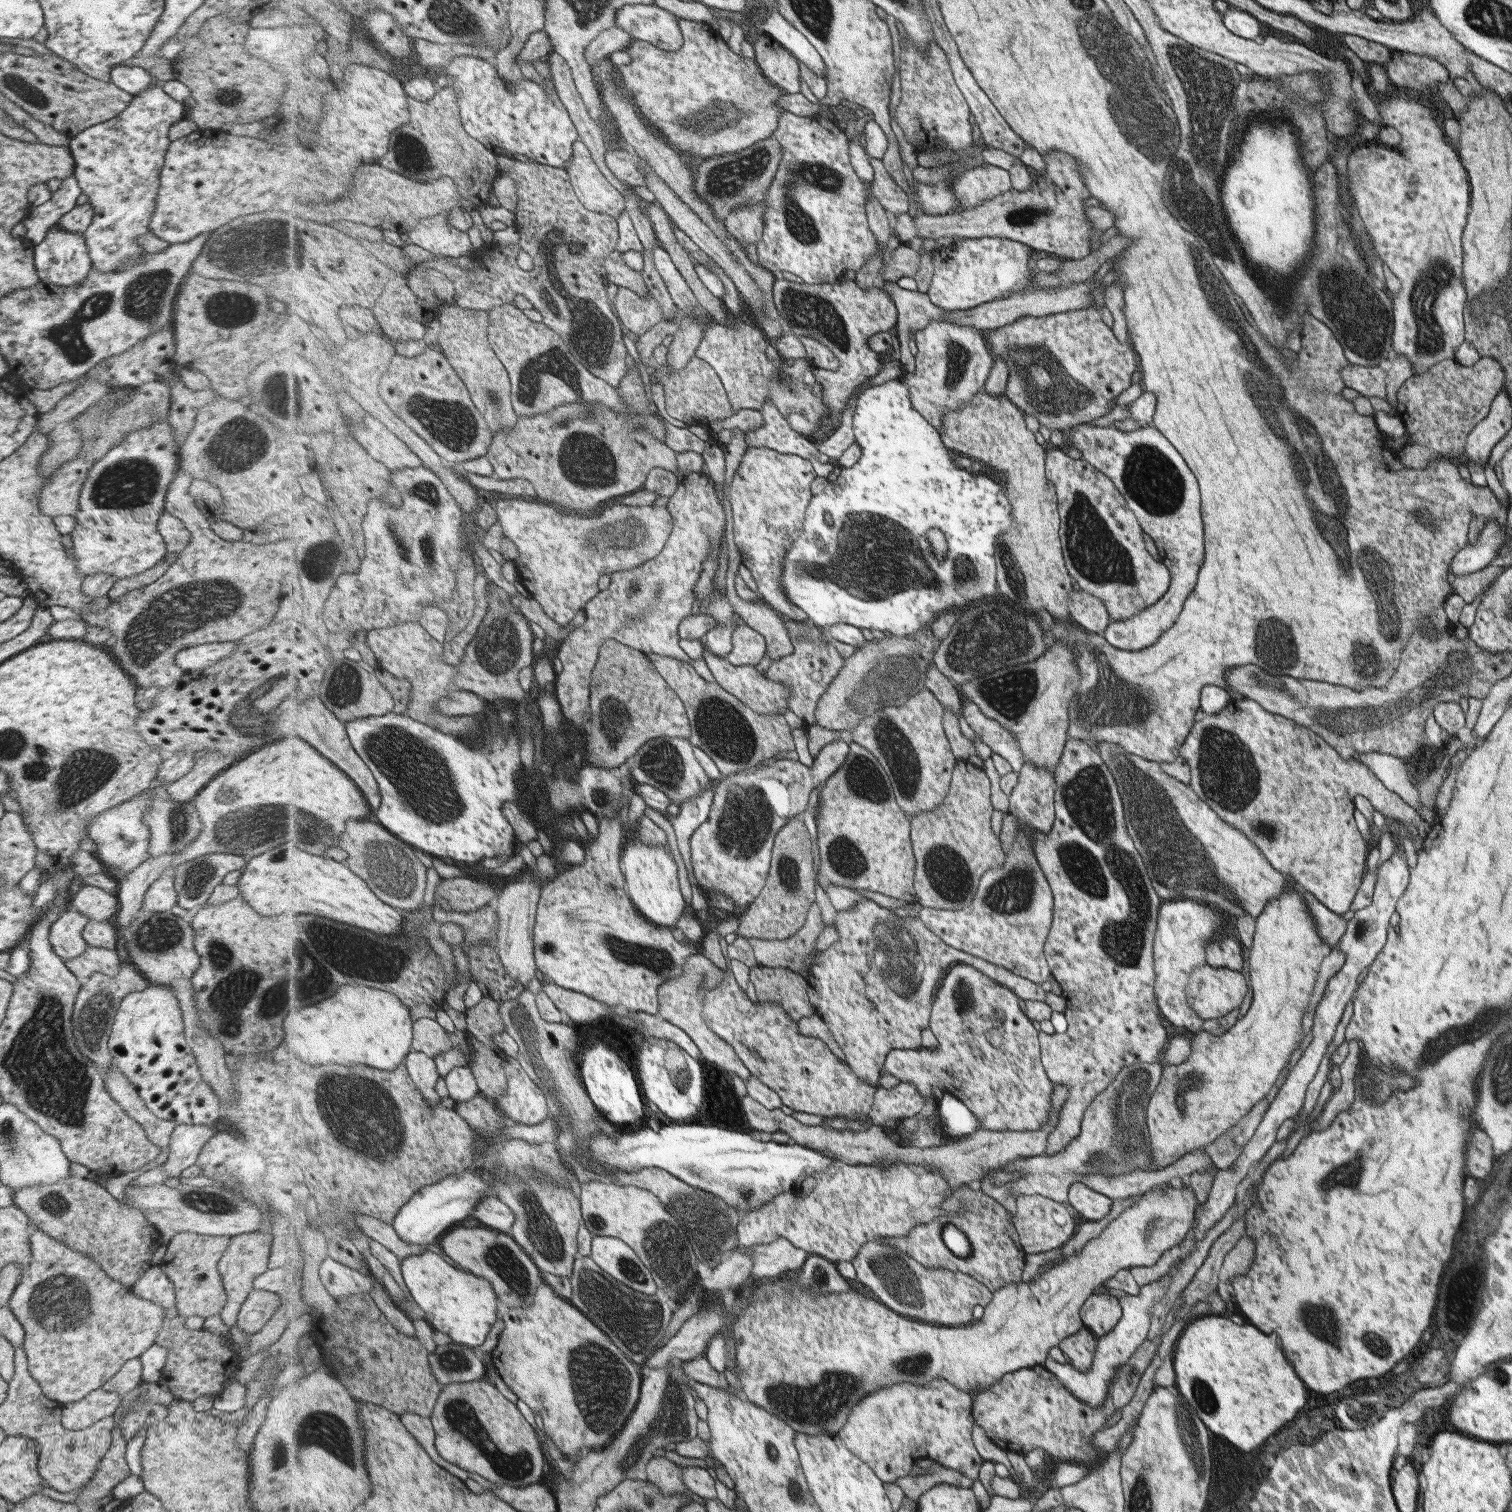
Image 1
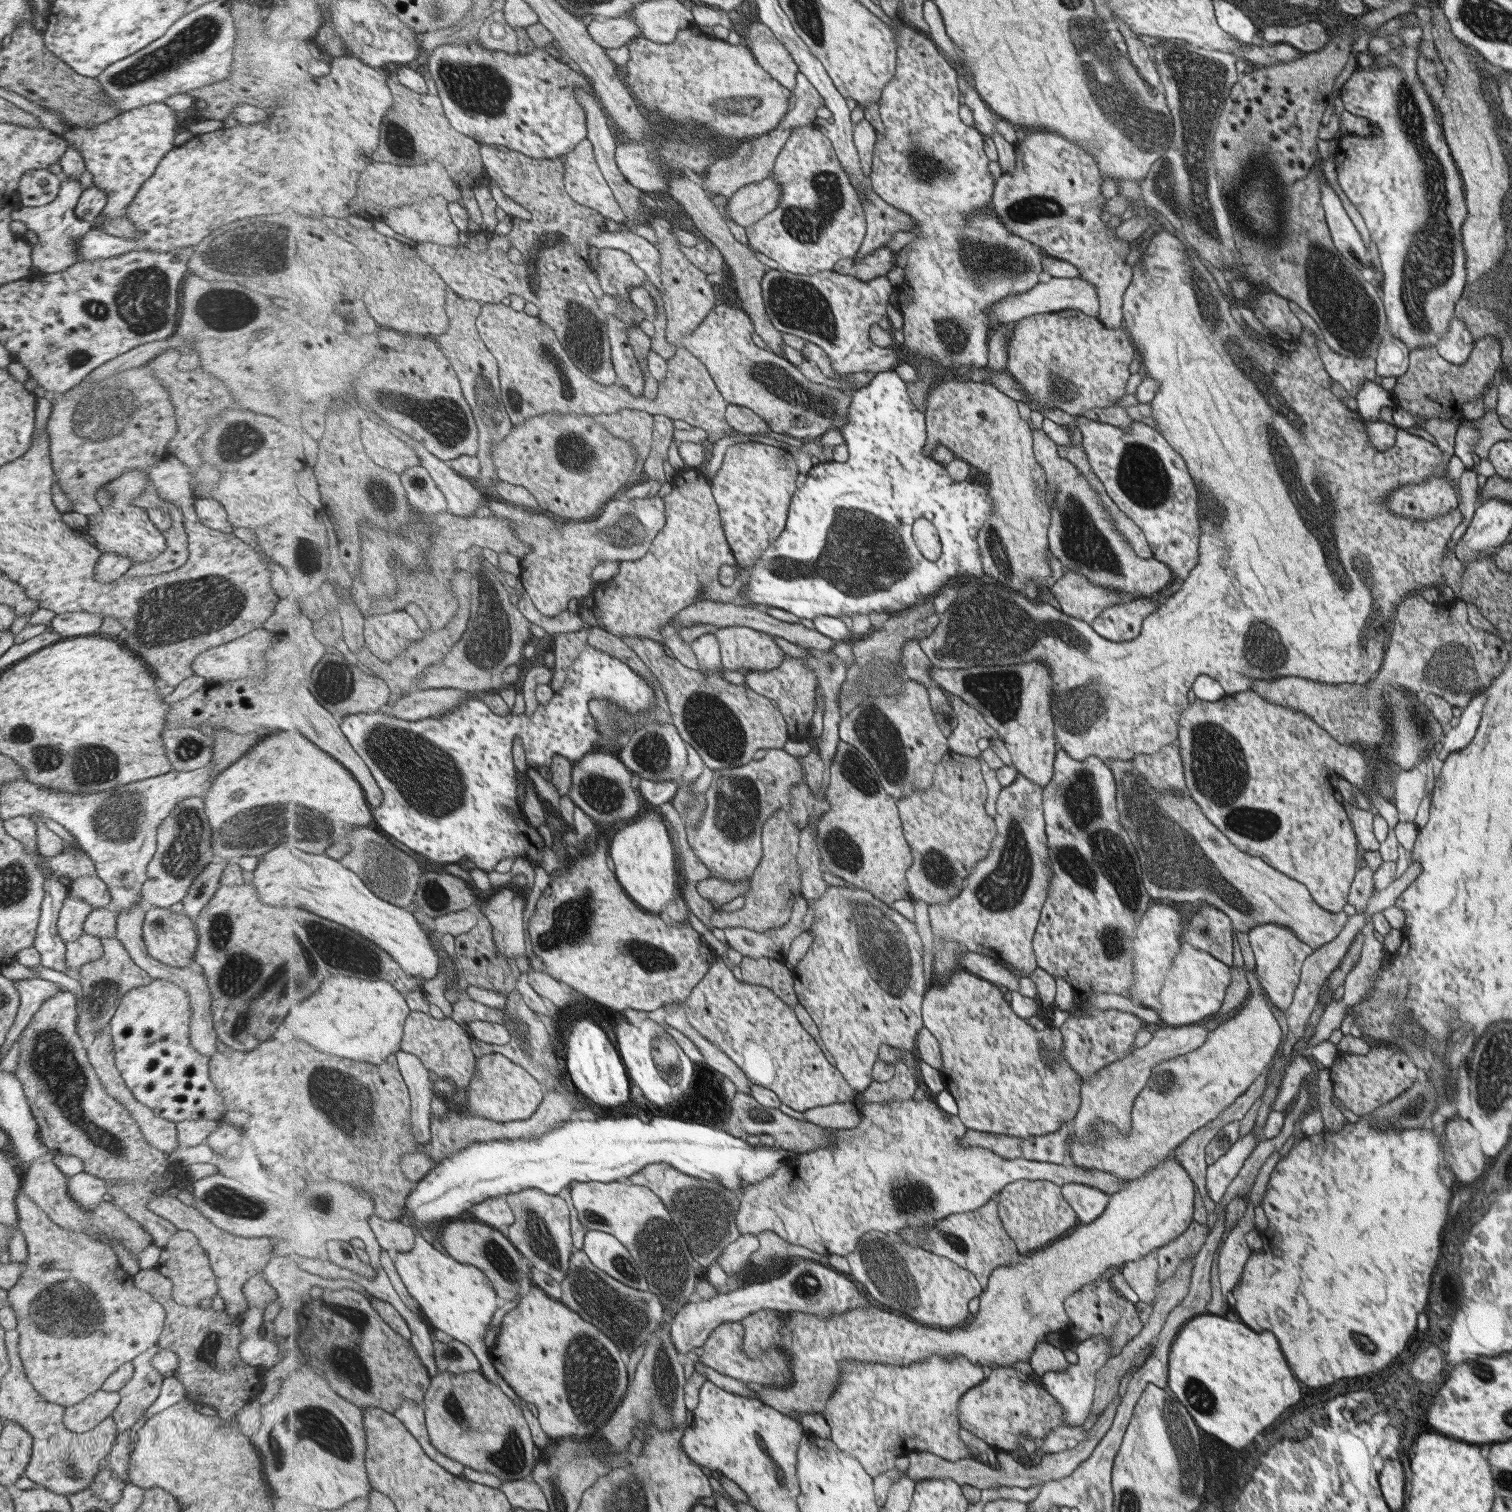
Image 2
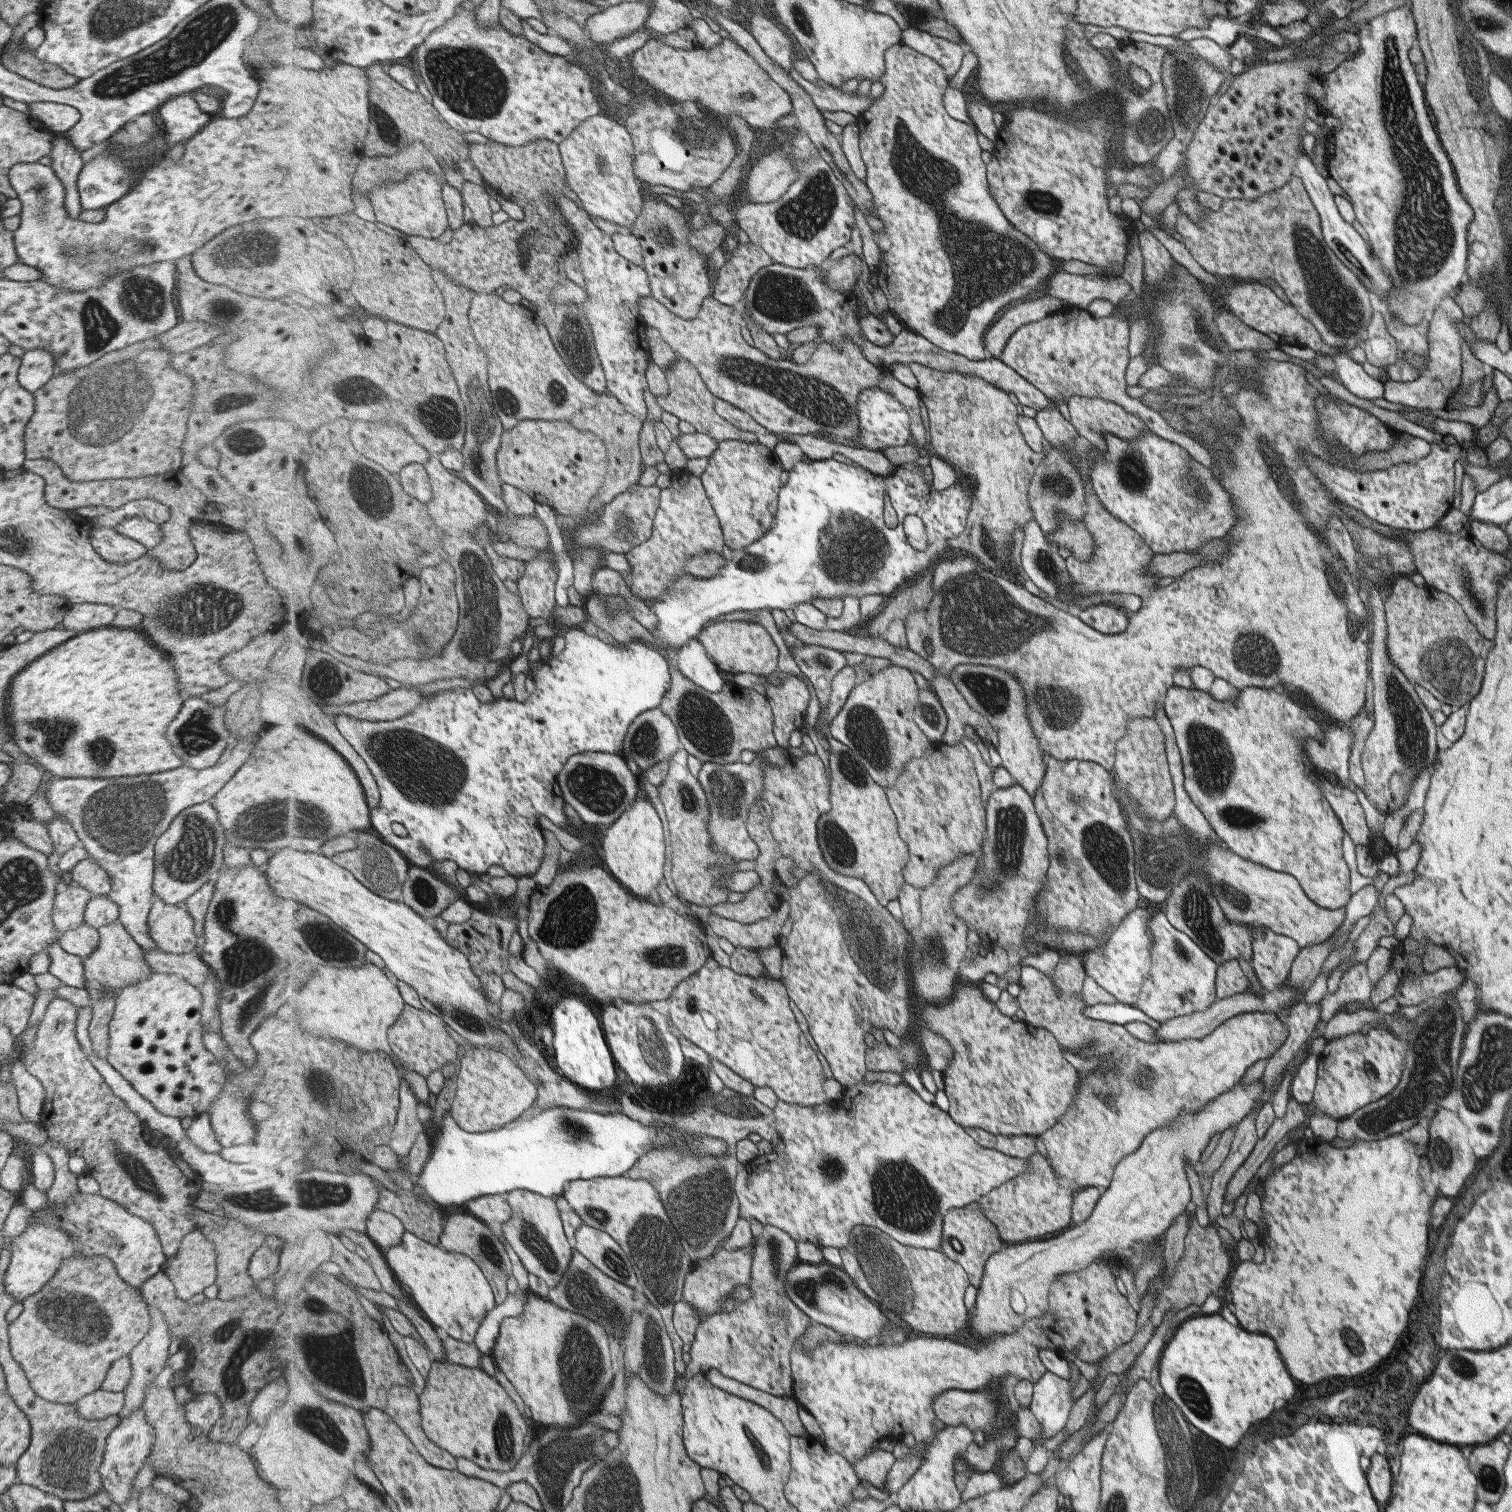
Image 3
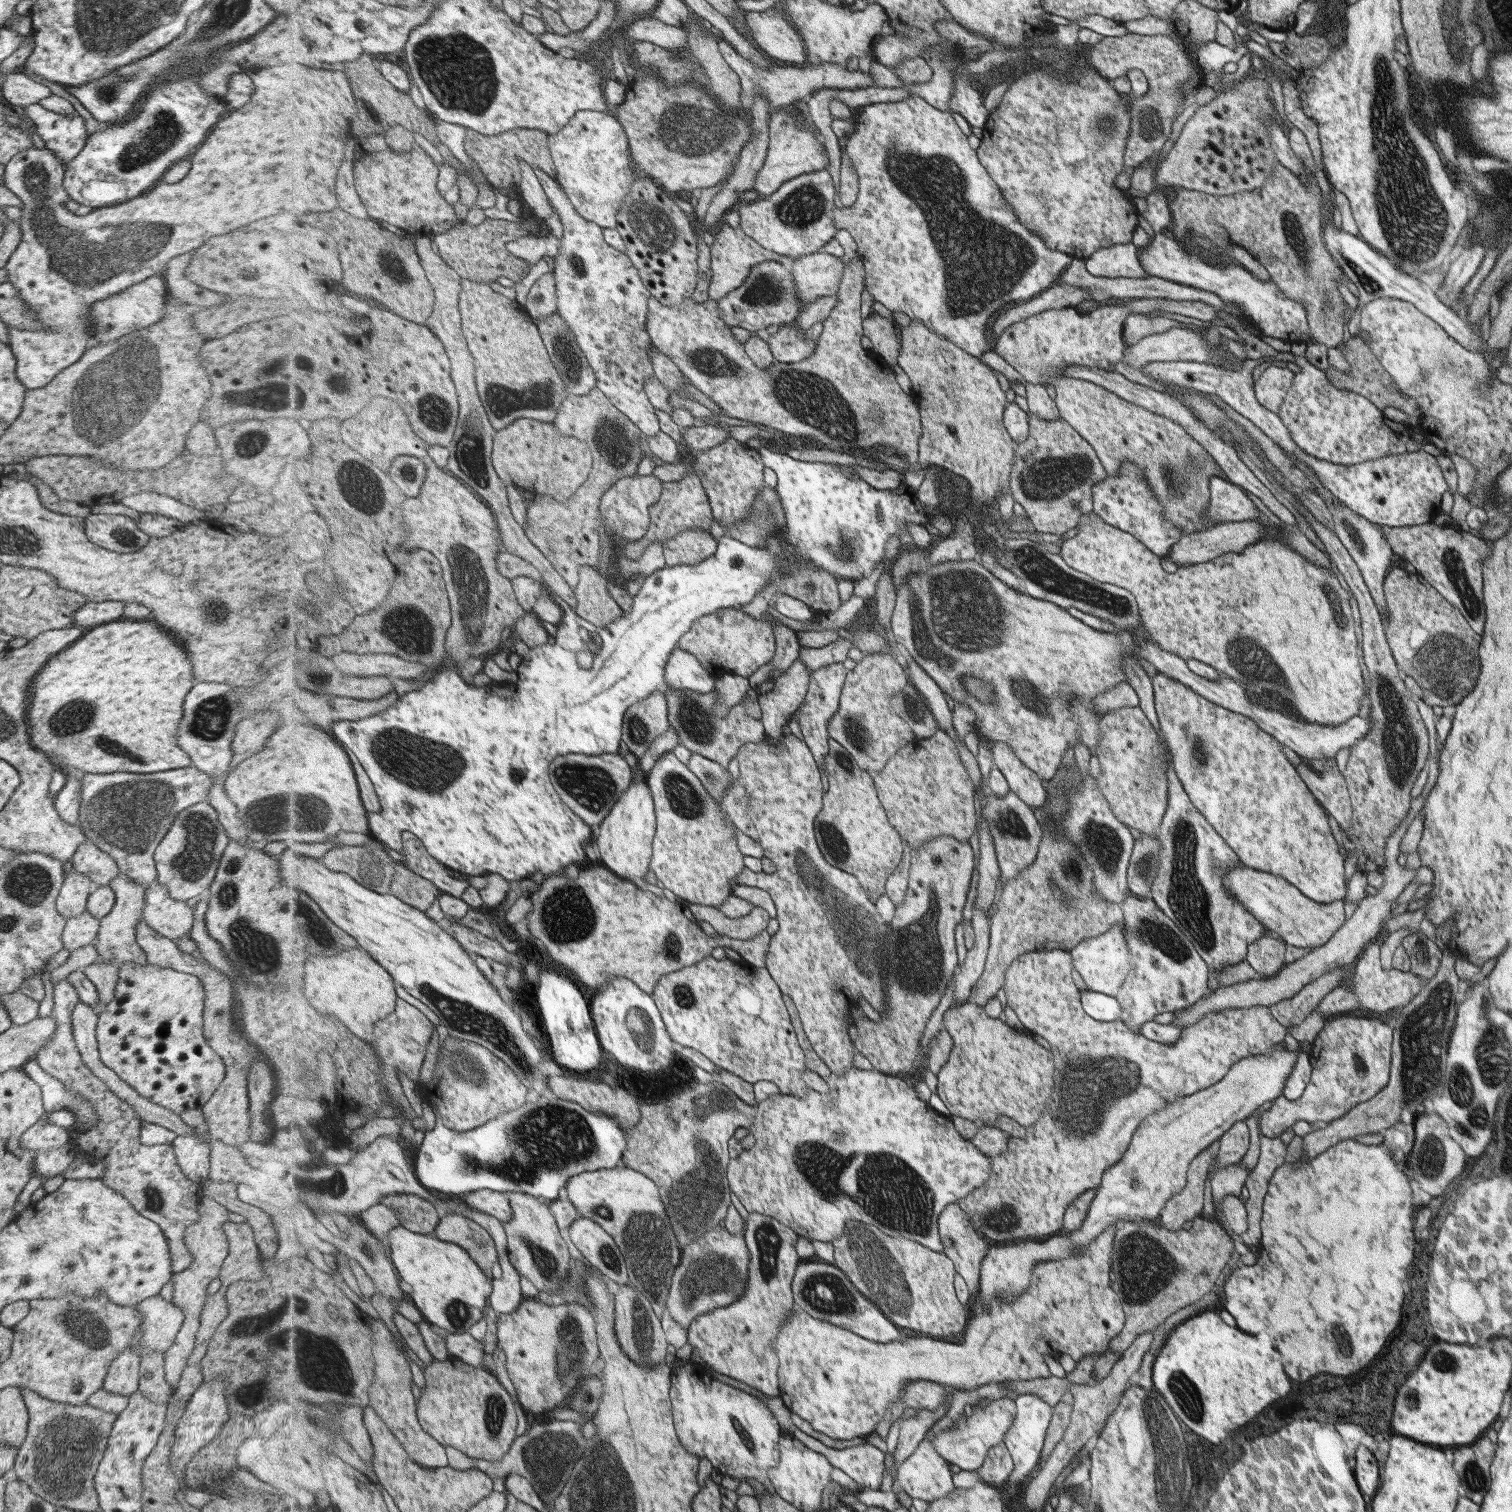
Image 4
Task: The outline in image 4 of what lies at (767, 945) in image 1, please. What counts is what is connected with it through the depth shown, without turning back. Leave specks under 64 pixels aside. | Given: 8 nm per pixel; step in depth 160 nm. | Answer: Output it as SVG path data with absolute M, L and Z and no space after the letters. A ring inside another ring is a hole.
M689 903L686 909L694 920L709 922L709 924L712 924L716 928L719 934L739 940L755 938L769 926L772 918L768 910L757 906L751 914L742 916L741 918L729 918L717 907L700 904Z

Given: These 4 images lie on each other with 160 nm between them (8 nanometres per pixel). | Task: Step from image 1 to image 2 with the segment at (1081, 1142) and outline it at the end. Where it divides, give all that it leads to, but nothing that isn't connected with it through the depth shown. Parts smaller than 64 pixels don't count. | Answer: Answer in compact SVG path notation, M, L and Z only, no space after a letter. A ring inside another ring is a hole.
M1201 1022L1158 1029L1153 1032L1145 1046L1133 1049L1125 1058L1108 1064L1107 1067L1096 1072L1092 1078L1083 1080L1080 1084L1081 1102L1069 1124L1074 1138L1080 1142L1094 1142L1093 1126L1098 1119L1113 1123L1120 1134L1129 1132L1132 1128L1132 1104L1142 1088L1146 1086L1147 1079L1151 1078L1153 1066L1199 1048L1206 1040L1207 1033Z

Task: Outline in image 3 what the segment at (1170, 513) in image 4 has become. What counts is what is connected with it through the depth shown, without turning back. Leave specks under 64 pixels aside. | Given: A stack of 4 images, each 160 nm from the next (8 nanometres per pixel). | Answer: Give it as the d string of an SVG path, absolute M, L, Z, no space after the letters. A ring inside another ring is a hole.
M1073 394L1065 403L1069 412L1071 426L1076 430L1078 436L1086 438L1100 451L1104 451L1106 447L1105 434L1107 433L1128 441L1141 435L1143 431L1147 431L1146 425L1138 416L1127 412L1126 409L1109 400L1097 397L1085 398Z

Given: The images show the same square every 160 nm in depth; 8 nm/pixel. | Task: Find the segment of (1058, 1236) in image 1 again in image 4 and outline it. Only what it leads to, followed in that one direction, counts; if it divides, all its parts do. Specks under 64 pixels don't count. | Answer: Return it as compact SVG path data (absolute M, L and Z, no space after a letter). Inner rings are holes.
M1050 947L1038 949L1037 951L1023 952L1021 953L1011 964L1004 970L1004 983L999 988L1003 990L1005 996L1005 1006L1009 1006L1013 1012L1015 1012L1019 1022L1024 1026L1025 1030L1031 1031L1033 1034L1037 1034L1039 1038L1044 1038L1049 1043L1052 1051L1055 1051L1056 1063L1058 1064L1059 1078L1058 1080L1058 1092L1056 1092L1056 1099L1053 1101L1053 1109L1048 1114L1040 1116L1038 1122L1032 1124L1032 1126L1024 1127L1026 1130L1025 1137L1023 1138L1008 1138L1008 1147L1005 1152L998 1154L997 1156L990 1157L990 1165L992 1166L992 1172L990 1172L990 1178L987 1182L984 1182L984 1186L976 1188L971 1195L963 1197L959 1201L955 1201L955 1204L963 1212L970 1216L971 1226L975 1229L975 1232L981 1235L983 1238L989 1238L992 1241L1003 1240L1036 1240L1043 1241L1043 1236L1055 1236L1055 1232L1061 1232L1063 1229L1063 1216L1067 1207L1070 1207L1074 1200L1079 1196L1082 1196L1084 1191L1090 1191L1095 1189L1102 1180L1102 1175L1105 1171L1109 1170L1111 1166L1118 1162L1122 1158L1122 1155L1127 1150L1128 1144L1131 1143L1135 1131L1139 1127L1139 1124L1143 1122L1143 1118L1157 1112L1160 1108L1167 1106L1170 1102L1179 1096L1190 1096L1199 1090L1209 1088L1212 1084L1219 1082L1232 1067L1232 1064L1238 1062L1246 1056L1253 1056L1254 1054L1265 1054L1271 1050L1273 1044L1285 1040L1287 1032L1285 1026L1273 1016L1271 1010L1265 1006L1252 1006L1251 1008L1224 1008L1224 1010L1218 1010L1217 1012L1209 1012L1198 1018L1195 1025L1191 1025L1187 1028L1181 1029L1181 1034L1175 1042L1171 1044L1159 1044L1152 1040L1147 1040L1142 1033L1135 1033L1131 1029L1128 1029L1121 1020L1112 1020L1111 1022L1101 1022L1094 1020L1093 1018L1083 1014L1081 1012L1081 1006L1077 1002L1079 998L1079 992L1071 980L1071 970L1073 970L1073 960L1068 951L1064 951L1062 948Z

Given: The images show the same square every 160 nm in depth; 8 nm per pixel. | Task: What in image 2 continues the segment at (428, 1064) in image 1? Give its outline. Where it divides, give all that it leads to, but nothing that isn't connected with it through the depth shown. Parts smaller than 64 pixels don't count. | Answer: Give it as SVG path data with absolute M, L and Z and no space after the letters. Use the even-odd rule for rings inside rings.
M399 1051L397 1054L400 1071L411 1091L412 1133L414 1140L427 1144L432 1139L431 1102L435 1098L429 1069L425 1068L419 1056Z

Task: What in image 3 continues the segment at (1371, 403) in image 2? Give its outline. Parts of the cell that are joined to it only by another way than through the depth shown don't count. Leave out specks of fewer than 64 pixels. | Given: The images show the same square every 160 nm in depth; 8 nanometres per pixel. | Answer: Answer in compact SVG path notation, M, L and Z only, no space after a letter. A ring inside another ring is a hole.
M1343 352L1332 356L1335 363L1335 374L1341 380L1341 385L1363 400L1375 400L1375 398L1383 398L1383 382L1374 380L1369 377L1360 364L1353 362Z

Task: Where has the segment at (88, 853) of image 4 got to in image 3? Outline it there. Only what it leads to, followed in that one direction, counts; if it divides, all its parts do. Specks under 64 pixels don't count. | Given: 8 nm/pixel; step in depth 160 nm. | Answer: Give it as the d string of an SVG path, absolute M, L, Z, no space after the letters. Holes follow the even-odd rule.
M93 859L79 861L70 871L72 883L90 892L91 896L101 896L110 891L108 874Z

